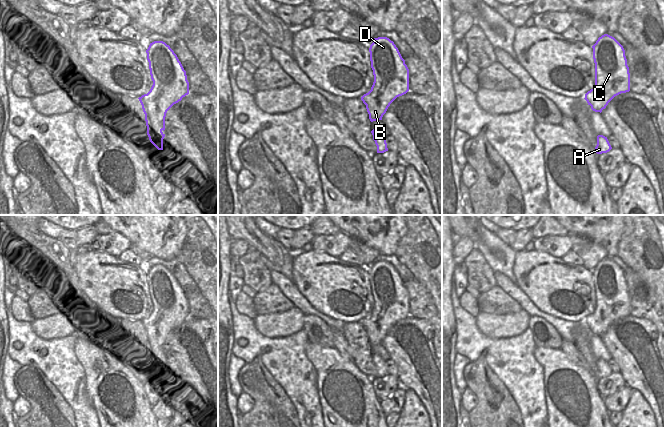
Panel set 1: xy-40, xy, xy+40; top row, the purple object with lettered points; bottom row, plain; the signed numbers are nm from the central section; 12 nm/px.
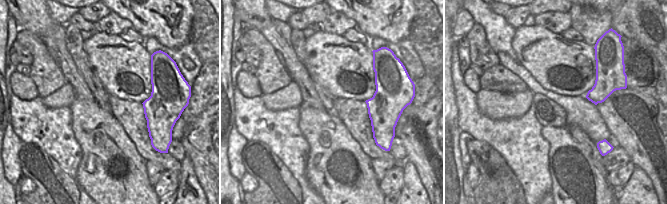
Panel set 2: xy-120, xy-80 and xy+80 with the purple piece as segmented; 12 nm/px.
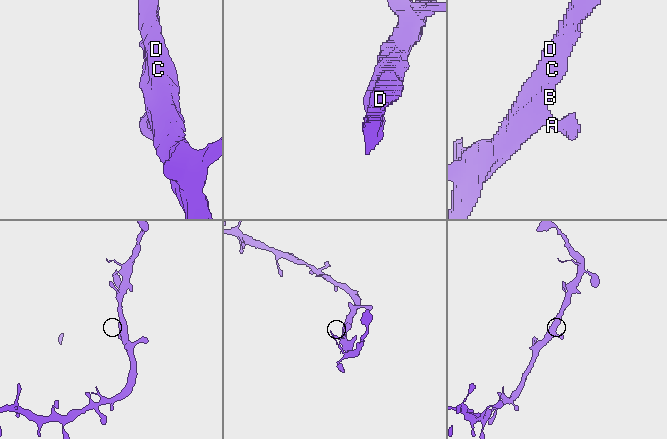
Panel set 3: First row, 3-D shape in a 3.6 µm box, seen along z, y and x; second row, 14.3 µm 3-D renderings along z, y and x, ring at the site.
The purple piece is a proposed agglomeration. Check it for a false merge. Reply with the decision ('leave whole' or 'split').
leave whole

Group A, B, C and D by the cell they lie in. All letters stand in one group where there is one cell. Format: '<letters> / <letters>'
A B C D

